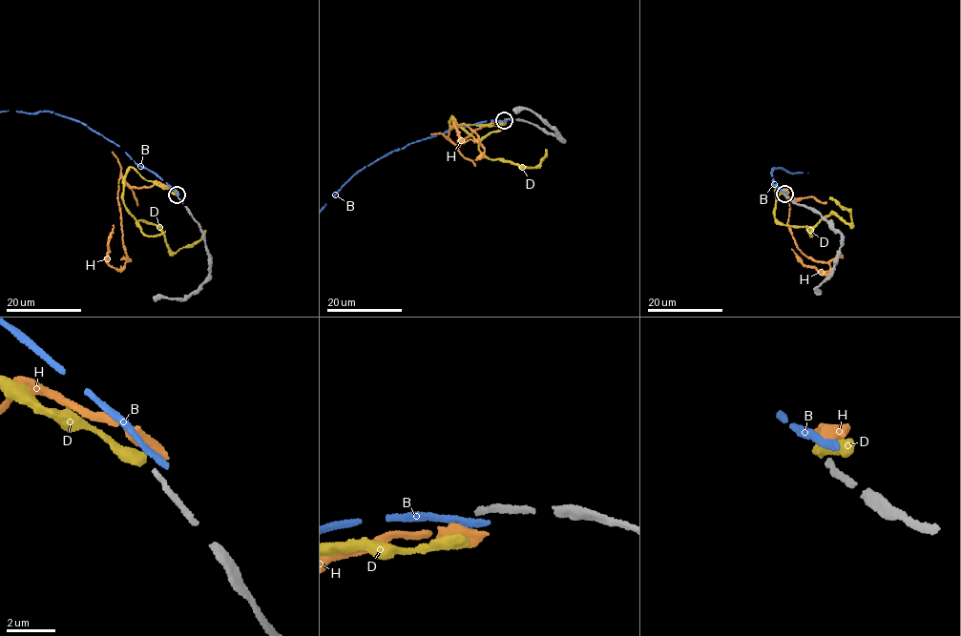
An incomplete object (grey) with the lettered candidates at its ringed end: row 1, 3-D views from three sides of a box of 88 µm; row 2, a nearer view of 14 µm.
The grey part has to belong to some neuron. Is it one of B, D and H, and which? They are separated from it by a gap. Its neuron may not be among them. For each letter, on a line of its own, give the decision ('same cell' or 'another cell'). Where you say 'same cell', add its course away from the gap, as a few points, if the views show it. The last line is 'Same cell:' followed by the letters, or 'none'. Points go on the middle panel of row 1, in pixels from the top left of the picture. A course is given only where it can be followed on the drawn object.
B: another cell
D: another cell
H: another cell
Same cell: none

